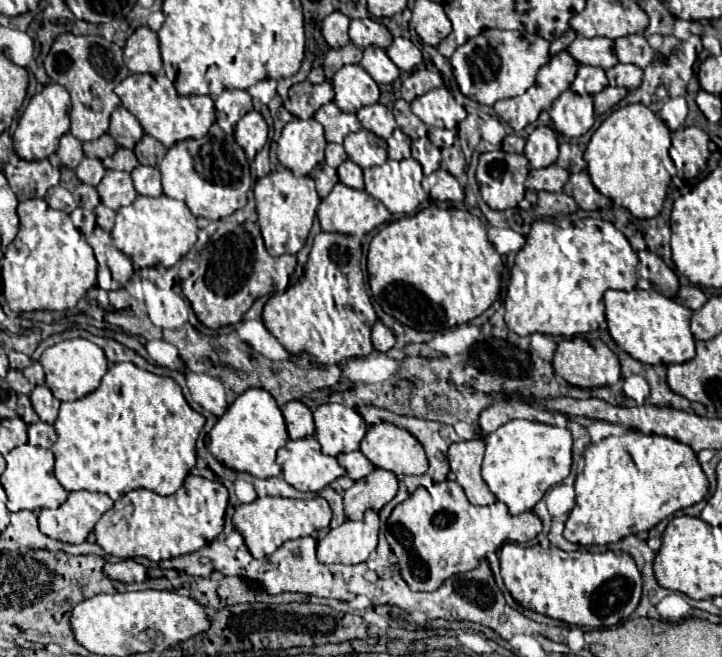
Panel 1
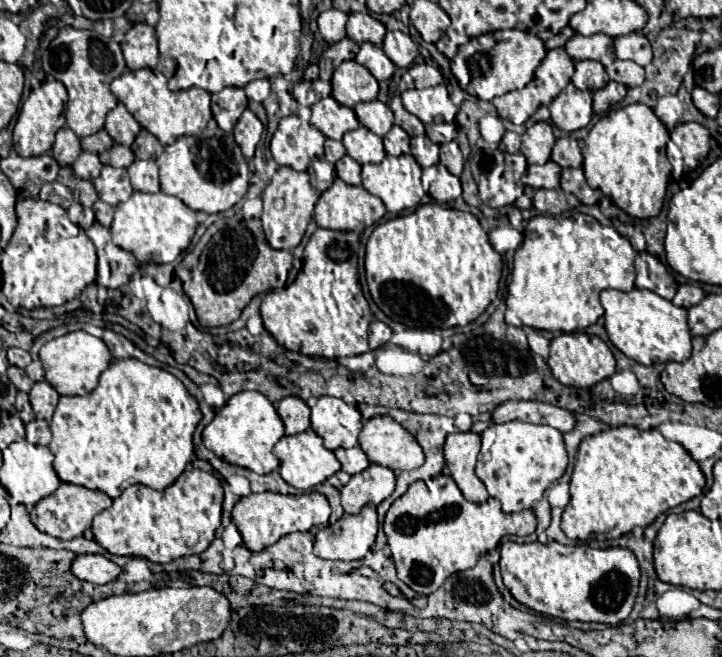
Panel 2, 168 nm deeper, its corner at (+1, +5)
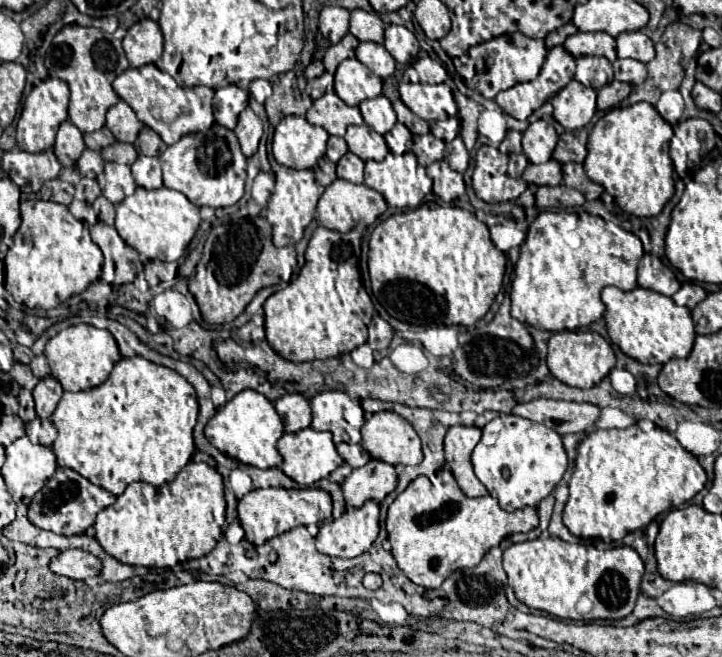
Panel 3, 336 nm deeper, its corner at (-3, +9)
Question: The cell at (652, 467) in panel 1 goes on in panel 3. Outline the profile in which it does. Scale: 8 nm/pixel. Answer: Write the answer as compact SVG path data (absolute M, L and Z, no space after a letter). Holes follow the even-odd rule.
M634 424L624 430L594 430L578 446L576 470L568 486L570 498L564 508L564 524L578 538L602 538L606 542L622 540L628 532L648 526L658 514L694 498L704 484L706 472L700 462L664 428L644 432Z

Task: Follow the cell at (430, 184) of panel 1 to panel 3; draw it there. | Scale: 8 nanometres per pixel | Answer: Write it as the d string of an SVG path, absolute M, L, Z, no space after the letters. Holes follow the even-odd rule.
M446 160L434 162L426 170L433 181L433 193L440 196L444 202L452 202L464 194L462 174L452 170Z

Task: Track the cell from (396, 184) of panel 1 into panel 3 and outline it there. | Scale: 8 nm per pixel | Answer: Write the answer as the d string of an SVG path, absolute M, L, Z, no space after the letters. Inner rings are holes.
M412 152L406 154L388 154L382 162L368 160L364 168L364 184L374 188L384 196L388 206L392 208L416 208L424 197L432 191L432 180L425 172L425 168L418 164L416 156Z

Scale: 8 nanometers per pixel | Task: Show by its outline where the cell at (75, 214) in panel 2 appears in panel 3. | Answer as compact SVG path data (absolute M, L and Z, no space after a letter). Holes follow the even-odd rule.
M72 200L72 204L70 204L68 208L70 208L70 212L72 212L78 220L82 220L89 228L94 226L98 221L97 214L88 202Z

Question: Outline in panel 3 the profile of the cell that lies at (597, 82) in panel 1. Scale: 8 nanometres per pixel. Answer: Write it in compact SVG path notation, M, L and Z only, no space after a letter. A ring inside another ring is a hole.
M582 56L576 60L576 76L578 82L600 90L604 84L612 82L612 64L604 56Z

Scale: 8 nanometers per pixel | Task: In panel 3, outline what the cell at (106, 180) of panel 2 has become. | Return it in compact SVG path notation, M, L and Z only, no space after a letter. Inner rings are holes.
M106 162L104 172L96 180L100 184L102 194L114 204L122 202L126 196L134 194L134 190L136 190L136 182L130 174L130 166L126 166L126 164Z

